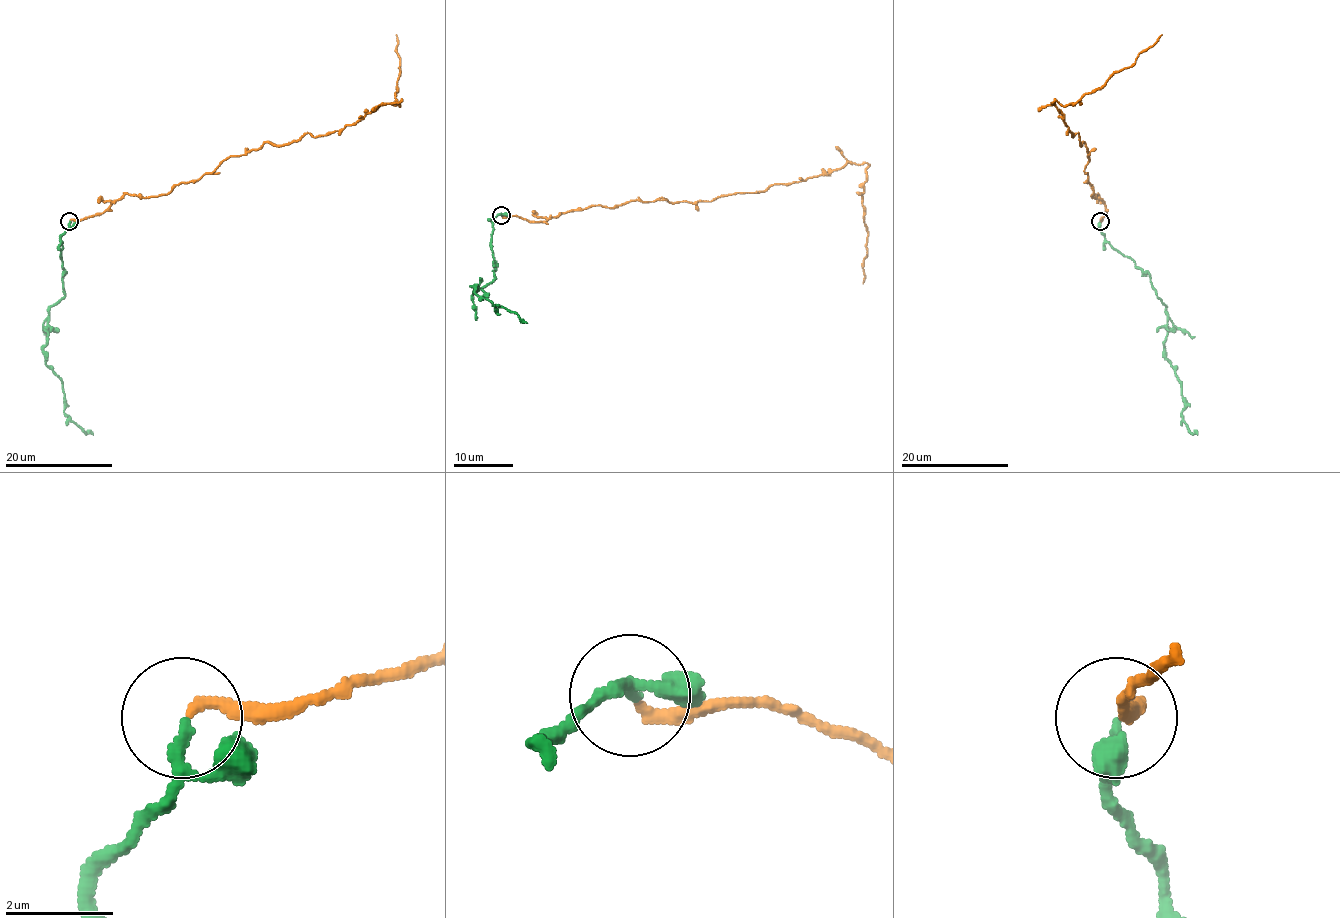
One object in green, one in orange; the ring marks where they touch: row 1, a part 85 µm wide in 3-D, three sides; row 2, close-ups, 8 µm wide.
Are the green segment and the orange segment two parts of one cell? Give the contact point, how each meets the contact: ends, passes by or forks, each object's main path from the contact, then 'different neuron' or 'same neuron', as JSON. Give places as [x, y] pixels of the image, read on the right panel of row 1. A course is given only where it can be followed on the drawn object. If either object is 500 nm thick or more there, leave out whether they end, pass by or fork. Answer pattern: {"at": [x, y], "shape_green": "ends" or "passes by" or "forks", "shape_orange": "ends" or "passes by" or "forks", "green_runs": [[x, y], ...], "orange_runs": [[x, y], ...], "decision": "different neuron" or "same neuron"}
{"at": [1100, 221], "shape_green": "passes by", "shape_orange": "ends", "green_runs": [[1100, 221], [1104, 239], [1148, 275], [1165, 304], [1165, 356], [1179, 380], [1185, 405], [1182, 419], [1197, 435]], "orange_runs": [[1100, 221], [1105, 205], [1087, 182], [1088, 148], [1053, 101], [1095, 92], [1162, 34]], "decision": "same neuron"}

